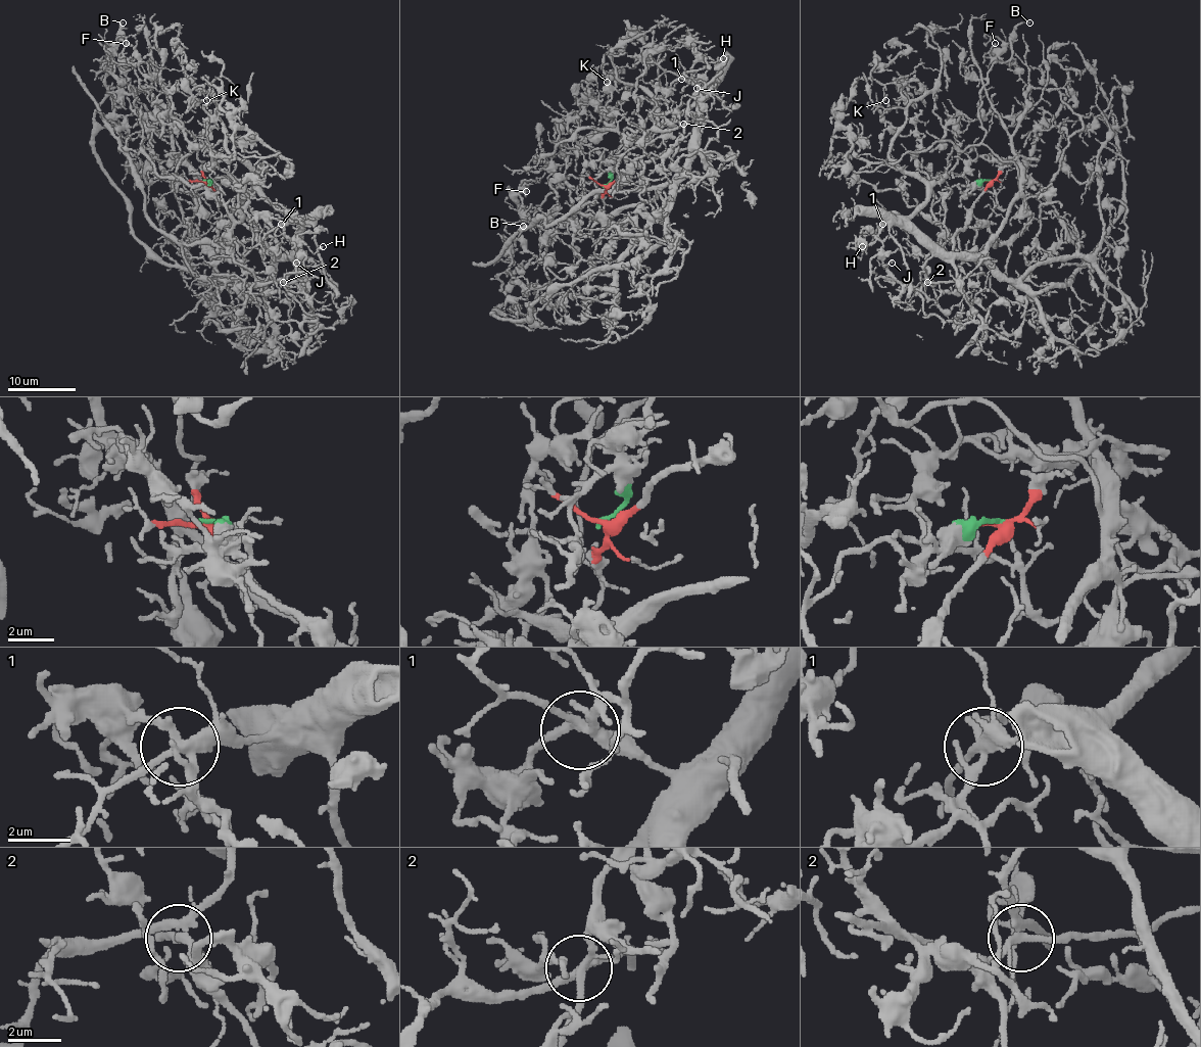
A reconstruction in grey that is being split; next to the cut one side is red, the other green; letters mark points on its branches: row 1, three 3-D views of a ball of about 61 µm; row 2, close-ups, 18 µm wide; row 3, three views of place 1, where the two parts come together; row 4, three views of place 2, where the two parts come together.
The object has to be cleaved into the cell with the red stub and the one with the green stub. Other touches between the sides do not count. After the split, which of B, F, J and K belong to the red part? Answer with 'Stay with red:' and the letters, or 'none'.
Stay with red: none

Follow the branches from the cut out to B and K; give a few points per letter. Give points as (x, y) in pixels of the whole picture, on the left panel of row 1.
B: (202, 180), (240, 221), (235, 188), (261, 162), (232, 141), (206, 151), (176, 123), (123, 22)
K: (202, 180), (240, 221), (235, 188), (261, 158), (232, 141), (206, 151), (167, 92), (206, 84), (206, 100)

